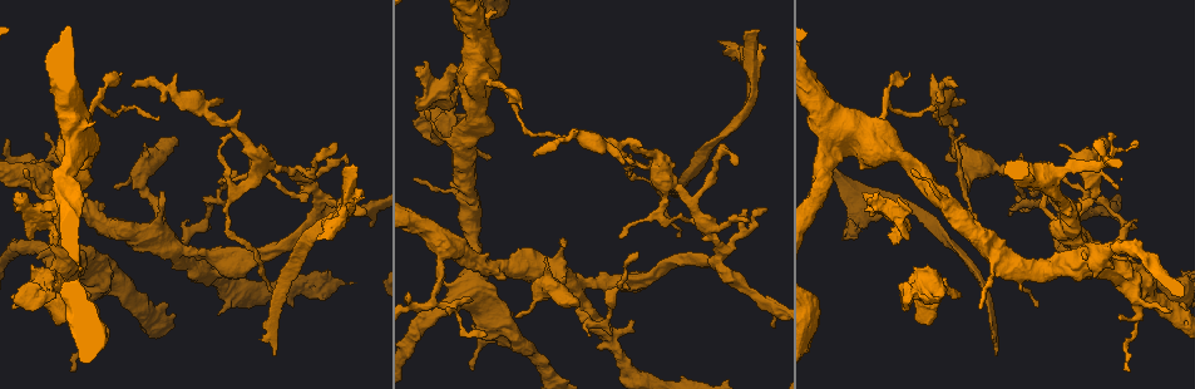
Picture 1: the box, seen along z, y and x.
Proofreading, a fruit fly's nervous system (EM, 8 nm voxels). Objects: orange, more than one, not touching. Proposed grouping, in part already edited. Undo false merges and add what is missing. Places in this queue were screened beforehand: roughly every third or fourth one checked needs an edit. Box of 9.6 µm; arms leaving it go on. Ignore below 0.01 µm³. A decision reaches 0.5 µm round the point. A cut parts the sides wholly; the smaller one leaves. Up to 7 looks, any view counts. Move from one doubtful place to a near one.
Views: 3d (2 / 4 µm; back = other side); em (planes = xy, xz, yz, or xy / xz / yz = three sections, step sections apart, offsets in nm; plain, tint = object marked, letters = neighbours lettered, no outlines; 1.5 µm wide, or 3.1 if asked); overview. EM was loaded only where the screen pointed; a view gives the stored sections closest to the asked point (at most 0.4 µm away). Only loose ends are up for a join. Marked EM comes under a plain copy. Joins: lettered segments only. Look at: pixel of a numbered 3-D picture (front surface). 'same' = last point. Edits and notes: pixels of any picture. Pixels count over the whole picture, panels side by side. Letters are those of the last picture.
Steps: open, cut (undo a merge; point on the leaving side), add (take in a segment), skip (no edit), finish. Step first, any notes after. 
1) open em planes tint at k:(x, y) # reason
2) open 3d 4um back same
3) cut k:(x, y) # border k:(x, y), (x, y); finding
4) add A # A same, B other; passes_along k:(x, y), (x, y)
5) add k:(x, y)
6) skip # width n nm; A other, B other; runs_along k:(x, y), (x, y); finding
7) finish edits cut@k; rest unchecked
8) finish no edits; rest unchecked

open em yz step 8 tint at 1:(653, 214) # thick turns thin

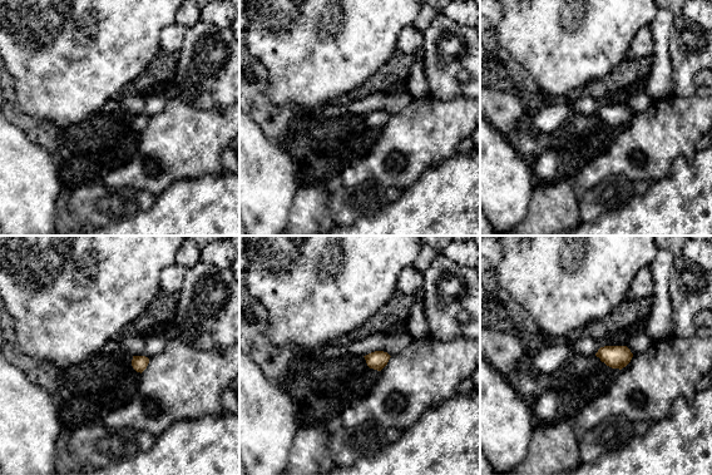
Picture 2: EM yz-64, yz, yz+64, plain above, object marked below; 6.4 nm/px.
open em planes letters same

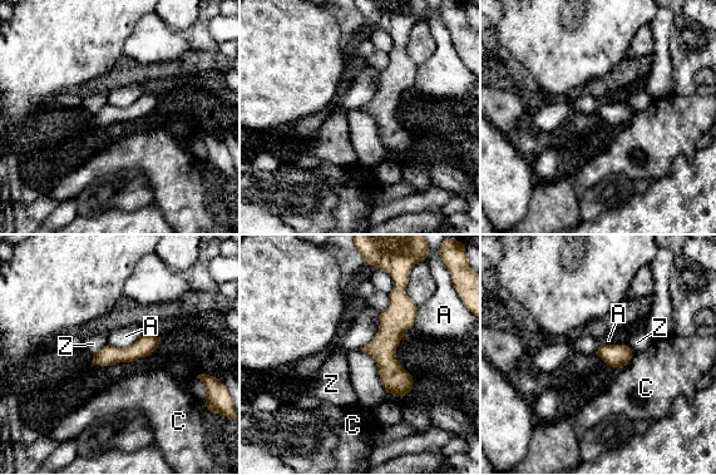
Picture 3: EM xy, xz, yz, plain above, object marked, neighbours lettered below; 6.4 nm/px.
skip # A other, C other, Z other; border 3:(359, 350), (374, 359), (386, 392); continuous, no second neuron

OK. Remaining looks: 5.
open em planes letters at 1:(176, 139)

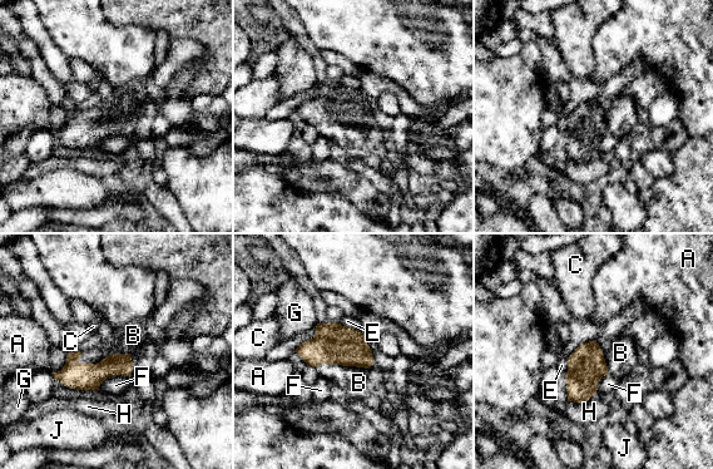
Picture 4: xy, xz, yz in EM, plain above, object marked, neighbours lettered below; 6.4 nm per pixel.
add B # A other, B same, C other, E other, F other, G other, H other, J other; passes_along 4:(74, 374), (103, 359), (133, 335); it goes on there

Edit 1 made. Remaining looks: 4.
open 3d 4um at 1:(482, 58) # stops while still wide

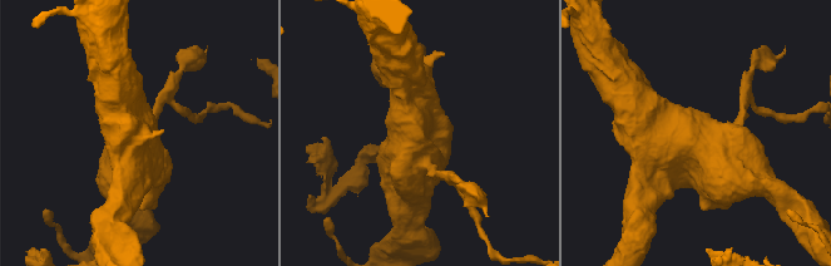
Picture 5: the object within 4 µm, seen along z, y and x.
open em planes letters at 5:(699, 111)

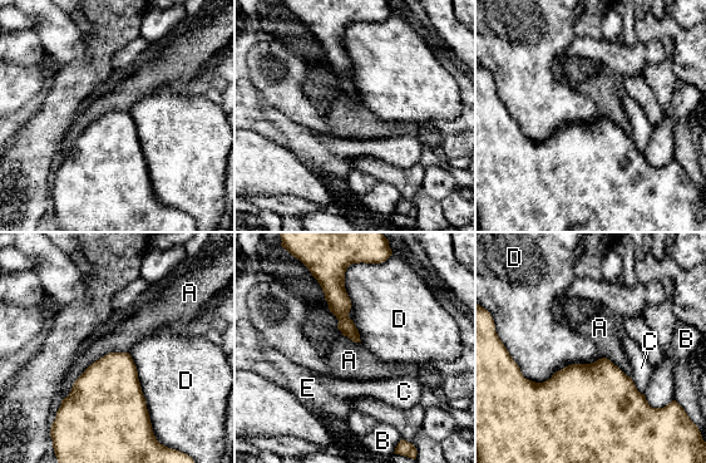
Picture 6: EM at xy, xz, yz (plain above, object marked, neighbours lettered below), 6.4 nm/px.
skip # A other, B other, C other, D other, E other; runs_along 6:(324, 285), (356, 339); no lettered segment goes on from it

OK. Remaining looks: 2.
finish edits add@4; rest unchecked

